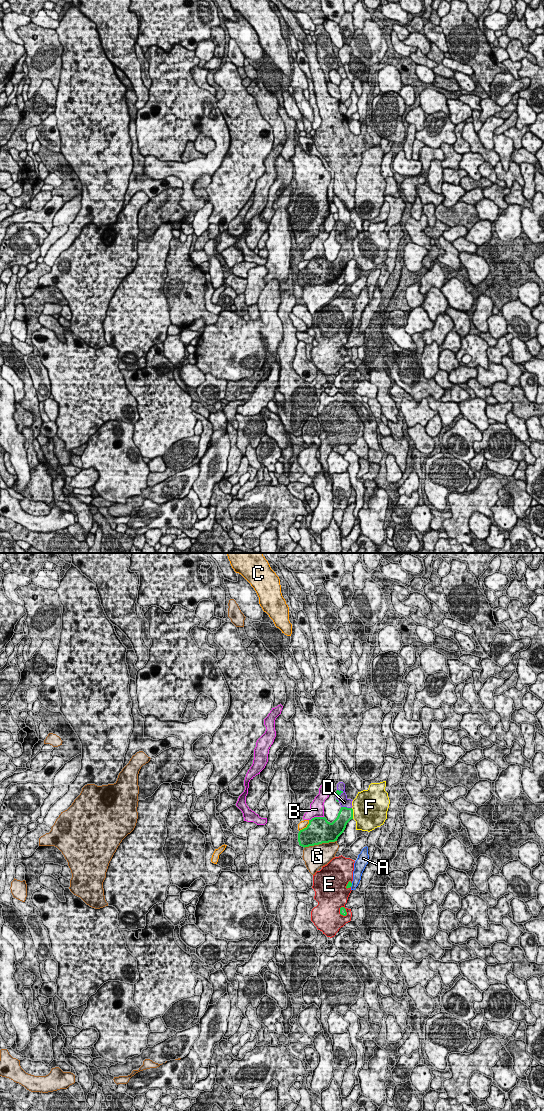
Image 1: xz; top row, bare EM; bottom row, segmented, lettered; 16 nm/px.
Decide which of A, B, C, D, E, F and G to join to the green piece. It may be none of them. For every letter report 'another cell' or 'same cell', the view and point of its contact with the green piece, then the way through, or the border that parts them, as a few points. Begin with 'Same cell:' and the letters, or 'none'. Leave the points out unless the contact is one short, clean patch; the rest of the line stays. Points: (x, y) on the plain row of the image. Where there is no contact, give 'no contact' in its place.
Same cell: D
A: another cell; contact xz (351, 325)
B: another cell; contact xz (316, 257); border xz (323, 256), (314, 256), (309, 260)
C: another cell; contact xz (306, 267)
D: same cell; contact xz (346, 247)
E: another cell; contact xz (345, 351)
F: another cell; contact xz (352, 253); border xz (351, 248), (353, 258)
G: another cell; contact xz (320, 283)

